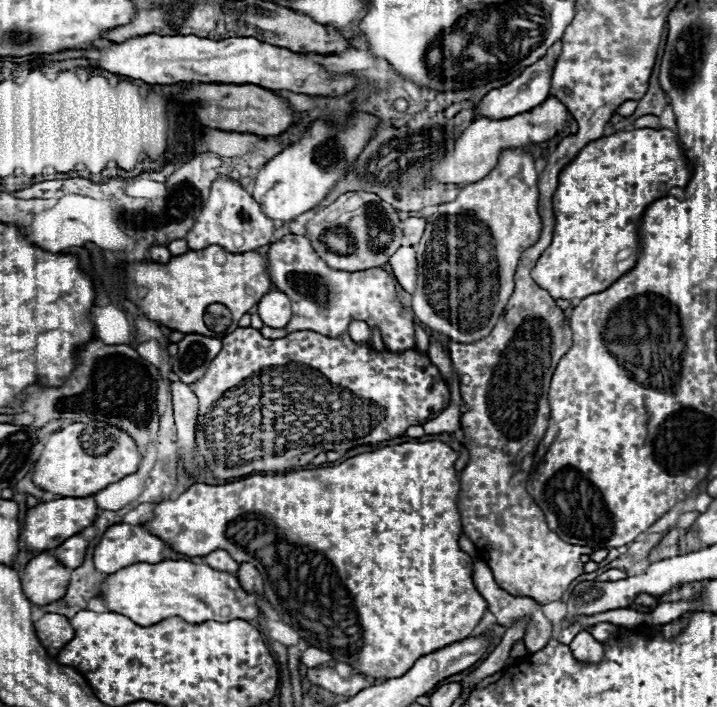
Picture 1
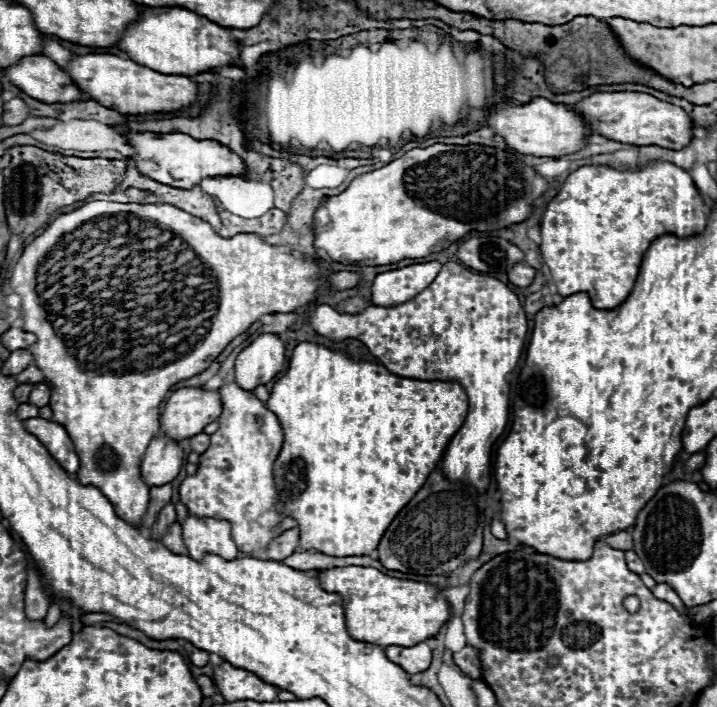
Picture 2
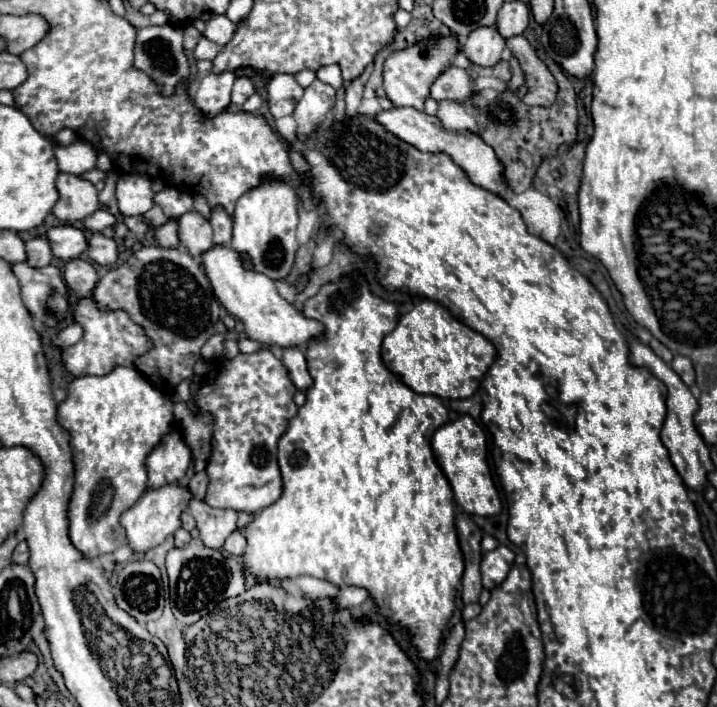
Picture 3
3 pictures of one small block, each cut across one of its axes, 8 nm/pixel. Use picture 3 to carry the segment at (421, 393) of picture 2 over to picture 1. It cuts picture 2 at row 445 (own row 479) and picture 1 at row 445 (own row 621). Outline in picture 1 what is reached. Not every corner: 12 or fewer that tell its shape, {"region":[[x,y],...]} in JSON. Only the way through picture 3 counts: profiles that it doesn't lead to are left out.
{"region":[[458,452],[194,484],[142,526],[254,564],[308,644],[402,676],[488,608]]}

